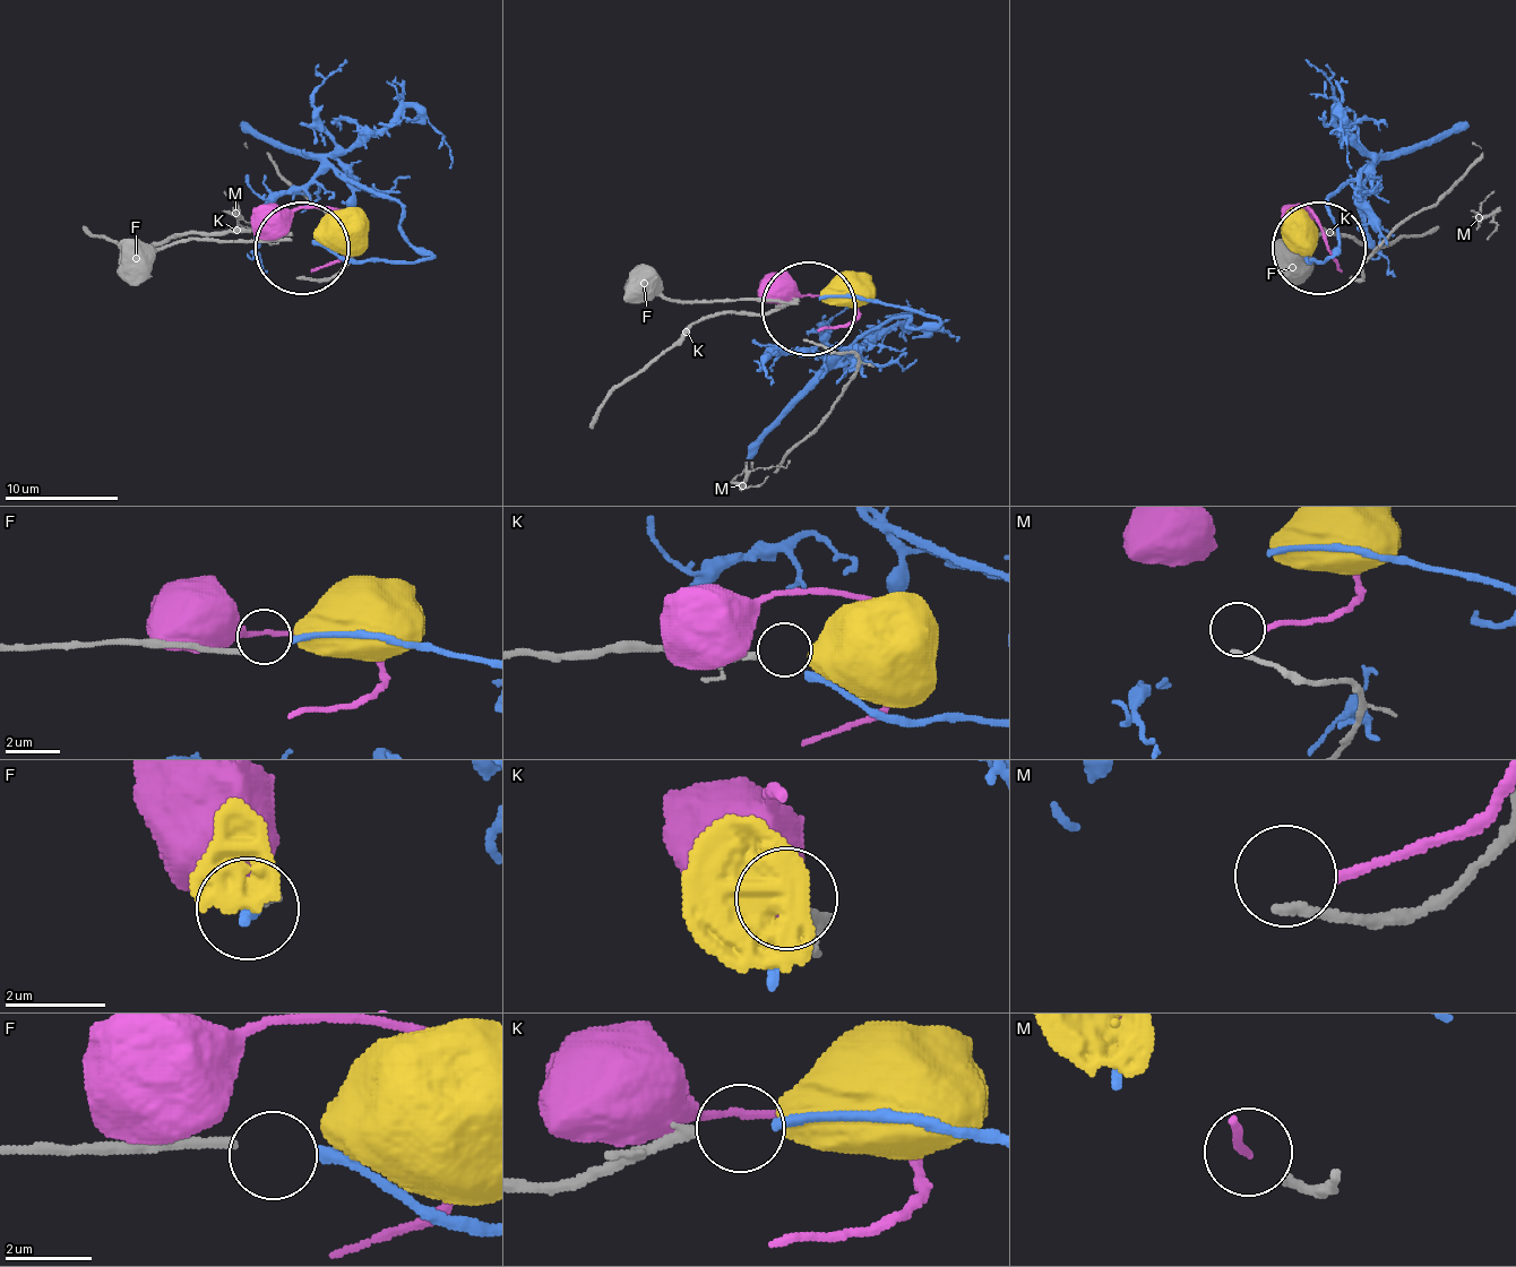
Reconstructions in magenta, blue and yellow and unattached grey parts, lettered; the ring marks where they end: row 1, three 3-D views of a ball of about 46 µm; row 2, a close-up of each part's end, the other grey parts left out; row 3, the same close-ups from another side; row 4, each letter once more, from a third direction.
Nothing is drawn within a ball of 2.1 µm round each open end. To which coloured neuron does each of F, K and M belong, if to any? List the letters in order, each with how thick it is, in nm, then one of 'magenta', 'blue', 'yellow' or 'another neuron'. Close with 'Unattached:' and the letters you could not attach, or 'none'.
F: calibre 190 nm; blue
K: calibre 260 nm; yellow
M: calibre 200 nm; magenta
Unattached: none

